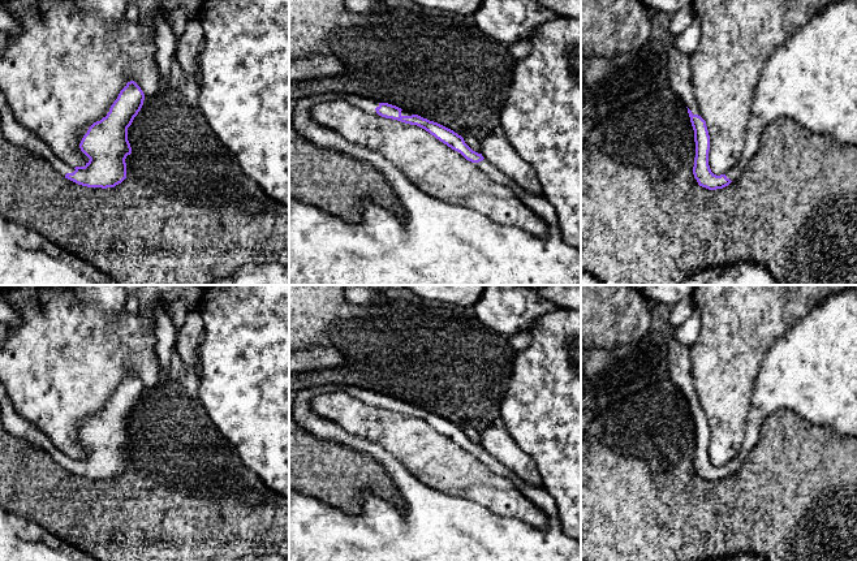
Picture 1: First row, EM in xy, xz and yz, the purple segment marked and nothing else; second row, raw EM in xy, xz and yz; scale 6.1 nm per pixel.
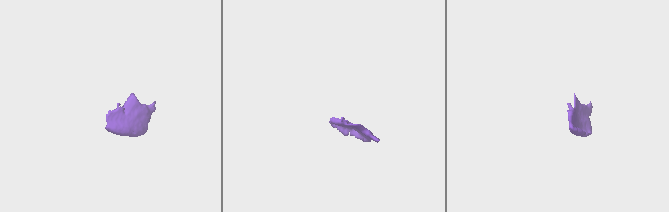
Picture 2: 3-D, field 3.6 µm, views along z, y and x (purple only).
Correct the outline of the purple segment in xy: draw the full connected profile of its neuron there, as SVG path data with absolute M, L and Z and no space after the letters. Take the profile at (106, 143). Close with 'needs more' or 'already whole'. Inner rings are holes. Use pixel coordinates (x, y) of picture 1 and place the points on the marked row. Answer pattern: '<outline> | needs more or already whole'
M130 81L120 91L109 112L94 122L83 135L79 148L90 159L85 167L70 167L51 147L26 129L13 115L0 90L0 121L4 137L44 160L65 178L87 187L115 187L126 178L125 159L132 154L128 128L143 105L145 94Z | needs more

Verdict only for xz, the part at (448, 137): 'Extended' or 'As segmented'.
Extended

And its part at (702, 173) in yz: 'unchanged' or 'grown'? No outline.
grown

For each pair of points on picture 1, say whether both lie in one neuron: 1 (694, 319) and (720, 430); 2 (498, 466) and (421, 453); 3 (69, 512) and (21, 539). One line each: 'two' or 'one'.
1: two
2: two
3: two

